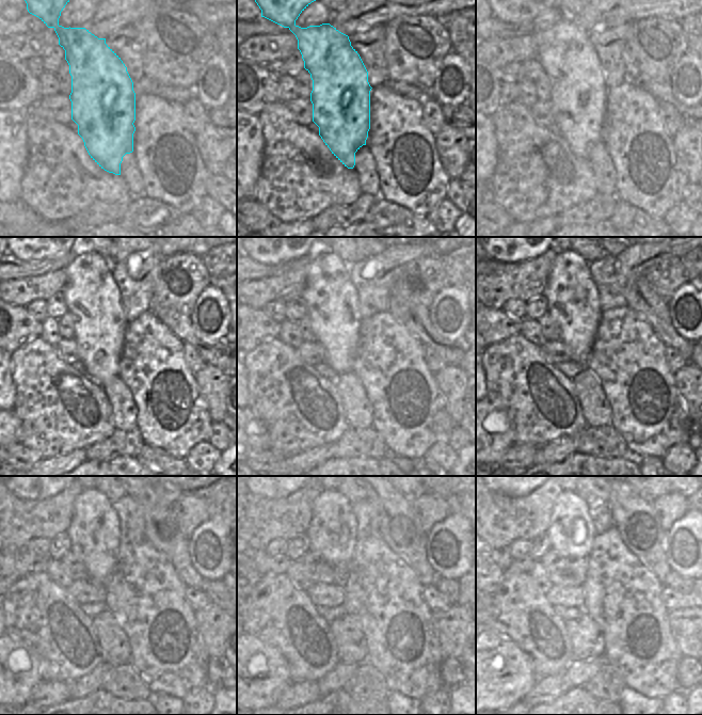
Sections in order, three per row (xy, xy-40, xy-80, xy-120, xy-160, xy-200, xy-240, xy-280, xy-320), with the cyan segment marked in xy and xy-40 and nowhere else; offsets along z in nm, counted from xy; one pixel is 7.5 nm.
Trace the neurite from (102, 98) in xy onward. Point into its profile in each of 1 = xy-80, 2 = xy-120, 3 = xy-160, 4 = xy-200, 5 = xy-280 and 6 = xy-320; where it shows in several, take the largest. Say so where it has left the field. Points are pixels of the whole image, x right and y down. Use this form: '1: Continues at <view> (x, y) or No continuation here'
1: Continues at xy-80 (578, 97)
2: Continues at xy-120 (93, 298)
3: Continues at xy-160 (331, 297)
4: Continues at xy-200 (572, 297)
5: Continues at xy-280 (333, 530)
6: Continues at xy-320 (569, 507)

